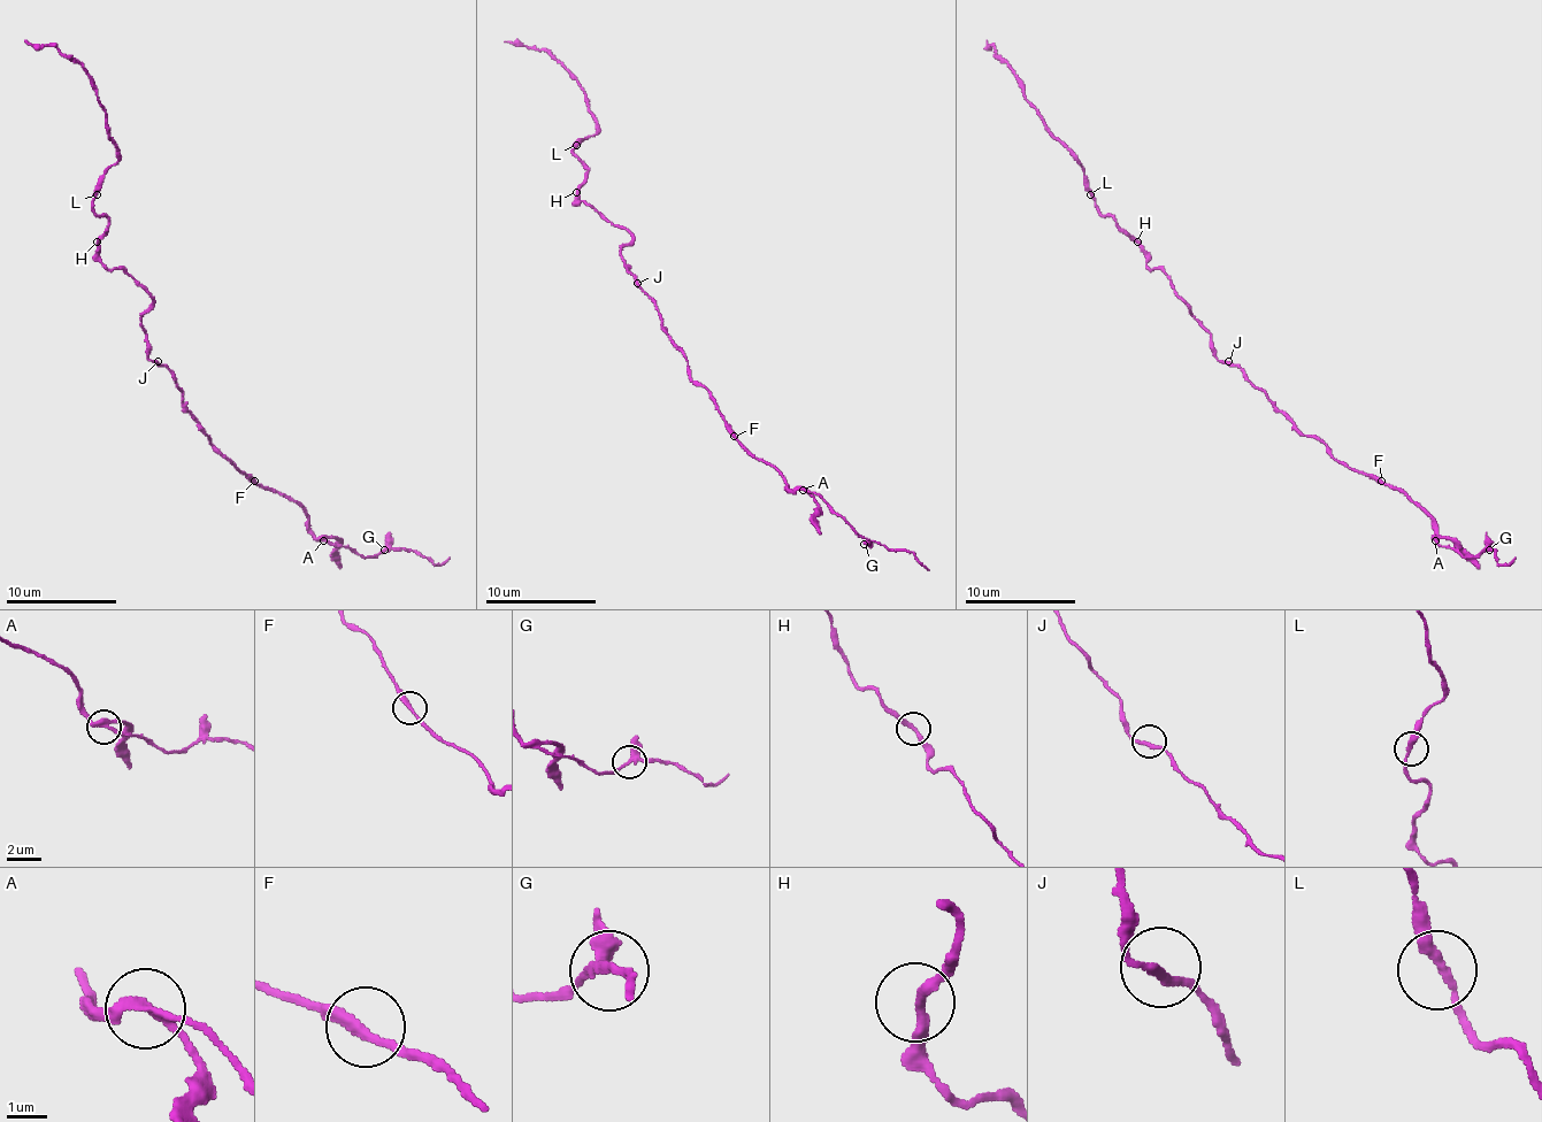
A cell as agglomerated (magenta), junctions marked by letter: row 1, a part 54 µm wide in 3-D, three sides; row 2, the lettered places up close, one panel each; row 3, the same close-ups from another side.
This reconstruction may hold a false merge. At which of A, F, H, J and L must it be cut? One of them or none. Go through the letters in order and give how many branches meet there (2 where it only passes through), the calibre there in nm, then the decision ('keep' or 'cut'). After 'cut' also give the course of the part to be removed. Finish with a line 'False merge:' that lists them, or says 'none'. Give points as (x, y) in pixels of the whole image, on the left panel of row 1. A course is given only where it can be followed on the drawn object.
A: branches 3; calibre 220 nm; cut; course (323, 542), (366, 558), (376, 558), (388, 550), (421, 552), (435, 563), (449, 558)
F: branches 2; calibre 260 nm; keep
H: branches 2; calibre 240 nm; keep
J: branches 2; calibre 200 nm; keep
L: branches 2; calibre 280 nm; keep
False merge: A

